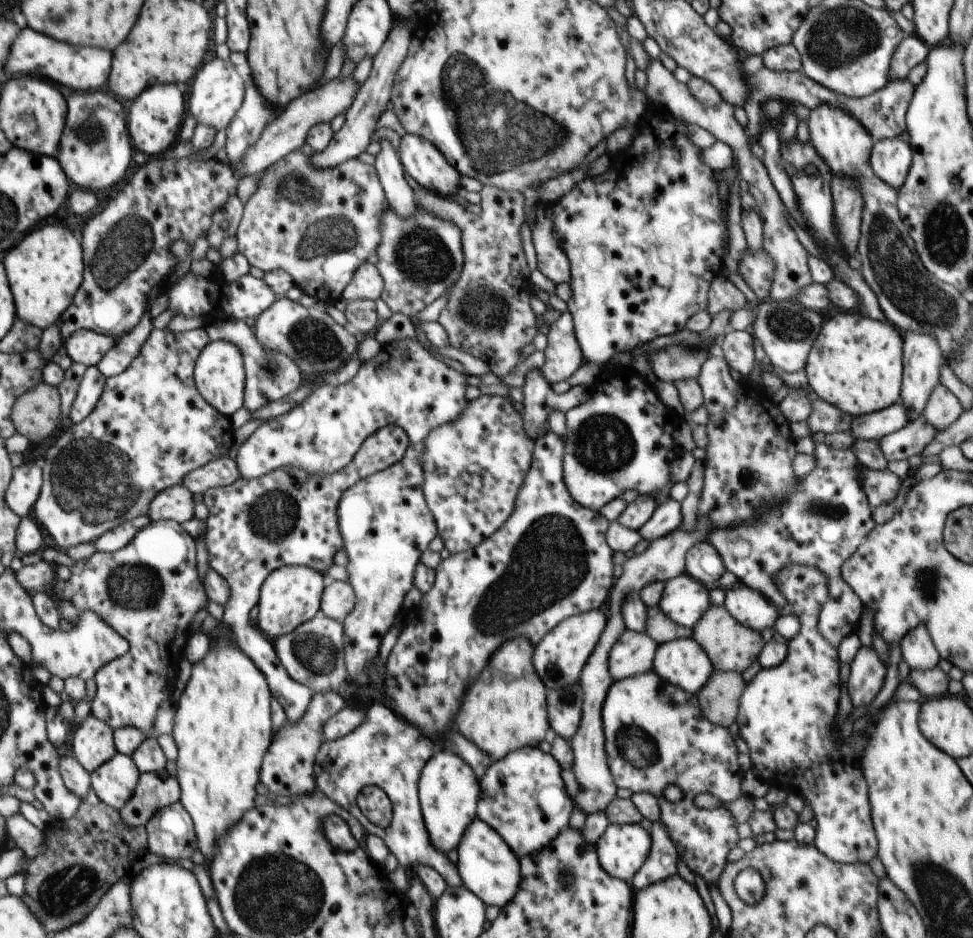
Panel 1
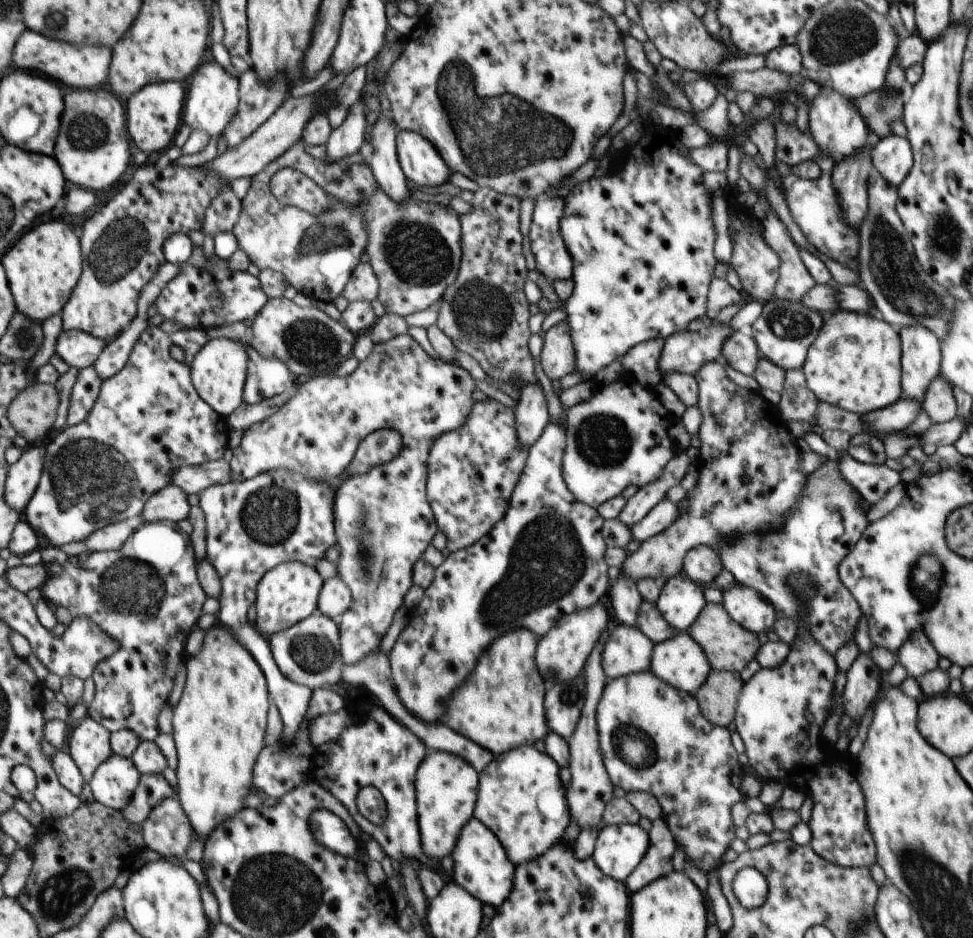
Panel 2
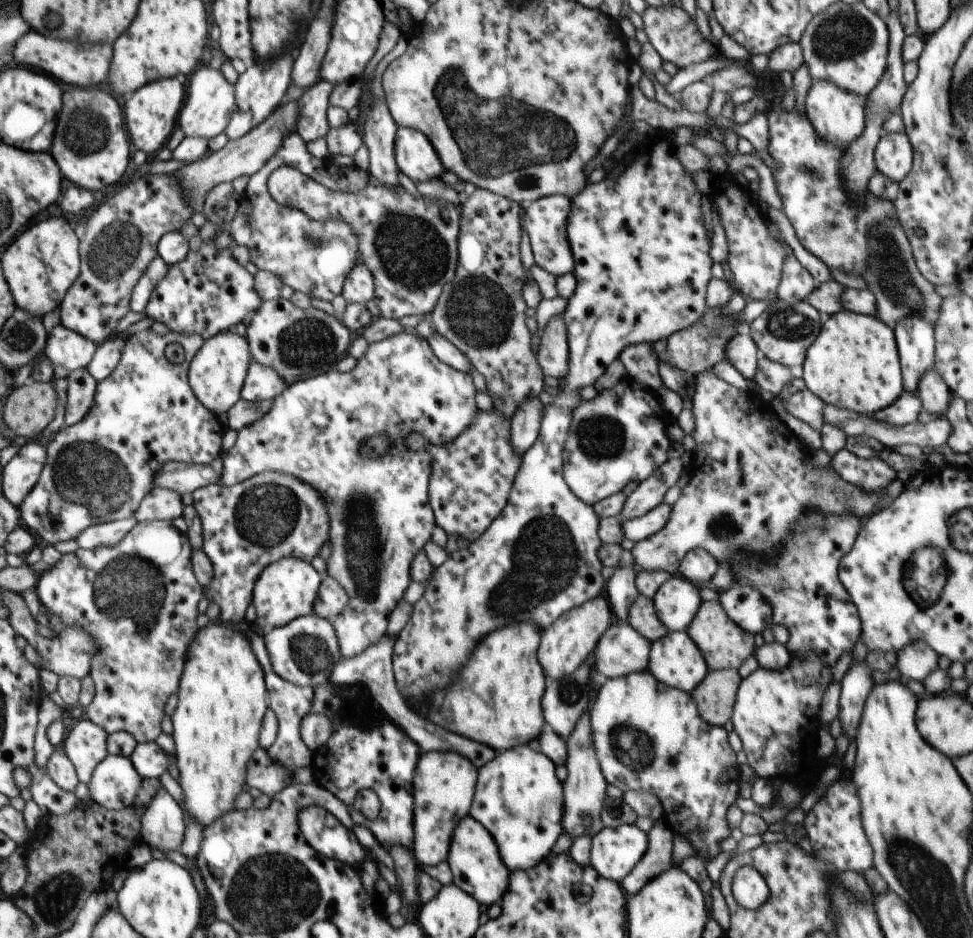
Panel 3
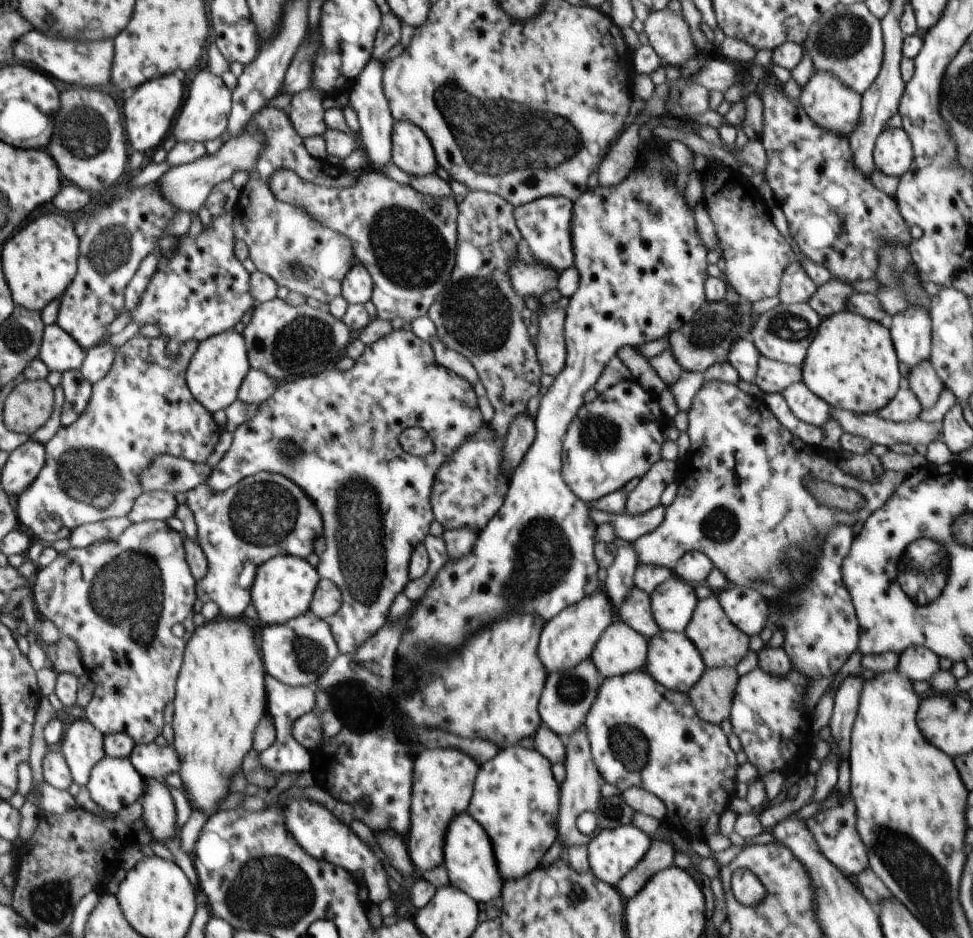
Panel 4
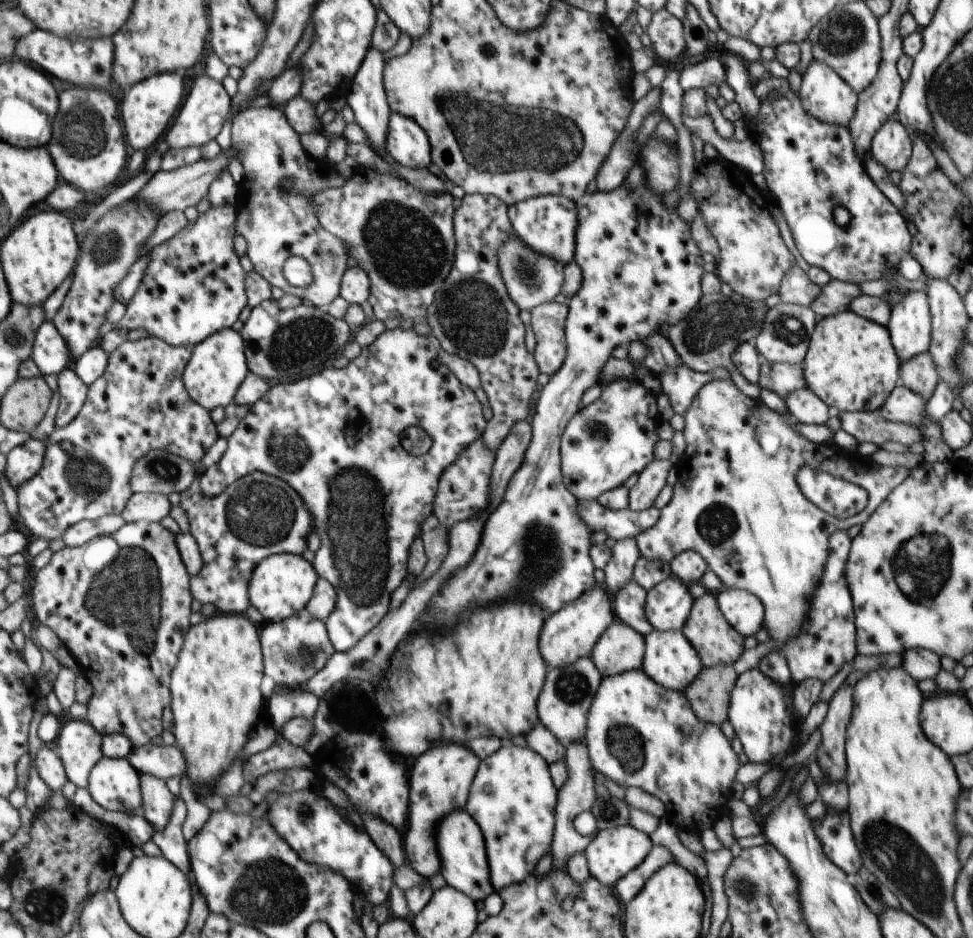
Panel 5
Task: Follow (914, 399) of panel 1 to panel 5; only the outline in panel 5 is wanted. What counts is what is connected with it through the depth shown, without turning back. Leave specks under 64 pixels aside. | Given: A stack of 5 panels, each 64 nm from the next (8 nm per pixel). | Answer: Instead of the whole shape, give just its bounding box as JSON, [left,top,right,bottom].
[886,291,931,363]

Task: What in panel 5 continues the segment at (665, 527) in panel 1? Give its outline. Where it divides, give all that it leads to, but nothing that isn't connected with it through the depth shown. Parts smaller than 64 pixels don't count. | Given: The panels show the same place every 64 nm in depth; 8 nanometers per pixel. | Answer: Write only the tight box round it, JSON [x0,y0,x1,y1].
[579,500,661,539]

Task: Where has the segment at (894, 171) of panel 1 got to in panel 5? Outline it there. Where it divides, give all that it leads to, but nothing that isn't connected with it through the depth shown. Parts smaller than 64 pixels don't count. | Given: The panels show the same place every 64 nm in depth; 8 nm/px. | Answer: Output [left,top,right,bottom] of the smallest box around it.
[871,119,912,173]

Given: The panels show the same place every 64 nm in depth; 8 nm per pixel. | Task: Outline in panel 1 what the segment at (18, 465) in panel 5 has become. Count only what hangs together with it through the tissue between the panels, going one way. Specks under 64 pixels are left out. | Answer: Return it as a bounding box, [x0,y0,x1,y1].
[5,461,43,515]

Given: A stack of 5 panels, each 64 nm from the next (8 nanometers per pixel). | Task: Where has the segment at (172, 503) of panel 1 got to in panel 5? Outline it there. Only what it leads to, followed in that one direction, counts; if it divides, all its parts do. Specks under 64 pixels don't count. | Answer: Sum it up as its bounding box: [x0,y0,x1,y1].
[121,493,171,523]

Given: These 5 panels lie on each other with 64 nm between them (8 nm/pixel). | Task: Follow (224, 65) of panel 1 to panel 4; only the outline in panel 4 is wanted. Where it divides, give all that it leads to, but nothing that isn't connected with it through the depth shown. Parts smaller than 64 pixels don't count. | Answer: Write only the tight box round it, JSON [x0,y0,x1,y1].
[172,70,233,143]

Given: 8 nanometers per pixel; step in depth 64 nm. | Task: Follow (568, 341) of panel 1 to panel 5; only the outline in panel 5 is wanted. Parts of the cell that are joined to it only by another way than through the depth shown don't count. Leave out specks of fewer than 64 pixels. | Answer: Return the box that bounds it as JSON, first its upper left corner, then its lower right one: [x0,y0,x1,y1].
[531,302,569,375]

